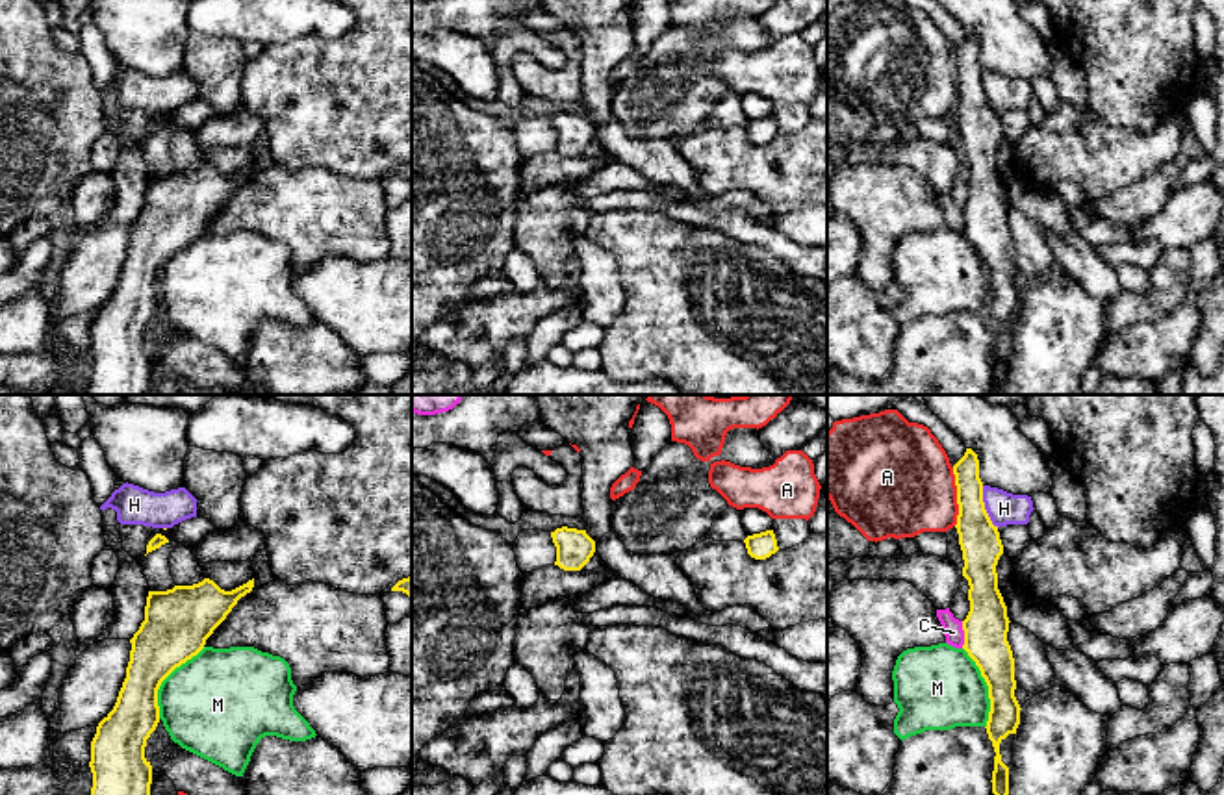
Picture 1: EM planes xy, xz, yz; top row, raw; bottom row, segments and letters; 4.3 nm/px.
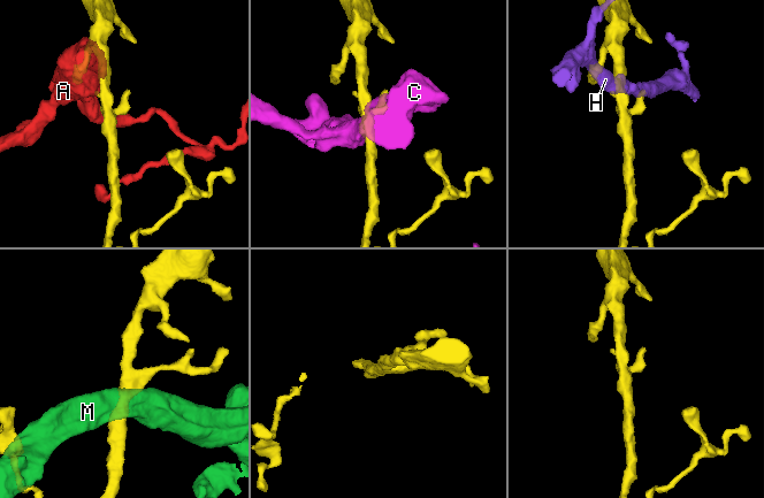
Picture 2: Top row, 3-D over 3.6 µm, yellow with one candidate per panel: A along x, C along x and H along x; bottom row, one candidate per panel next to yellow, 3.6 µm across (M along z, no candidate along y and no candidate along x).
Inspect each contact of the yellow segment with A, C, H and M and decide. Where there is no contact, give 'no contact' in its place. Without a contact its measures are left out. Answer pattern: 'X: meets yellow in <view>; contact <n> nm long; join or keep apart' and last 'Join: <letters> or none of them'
A: meets yellow in yz; contact 260 nm long; keep apart
C: meets yellow in yz; contact 120 nm long; keep apart
H: meets yellow in yz; contact 200 nm long; keep apart
M: meets yellow in xy; contact 380 nm long; keep apart
Join: none of them

